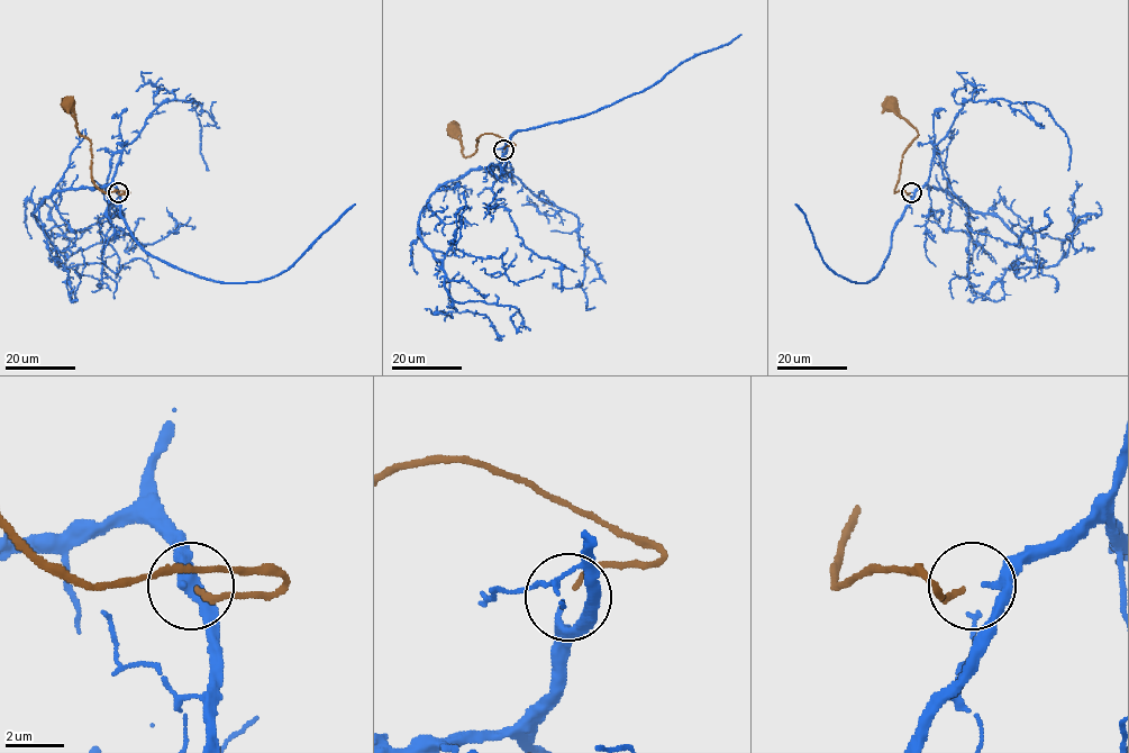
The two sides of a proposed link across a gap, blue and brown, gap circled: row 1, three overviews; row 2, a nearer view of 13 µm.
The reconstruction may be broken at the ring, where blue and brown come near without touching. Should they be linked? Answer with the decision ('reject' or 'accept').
accept

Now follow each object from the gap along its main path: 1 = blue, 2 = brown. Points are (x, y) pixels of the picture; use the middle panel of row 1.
1: (503, 151), (419, 214), (442, 263), (451, 250), (502, 256), (504, 273), (480, 270)
2: (503, 148), (515, 144), (493, 134), (483, 134), (477, 138), (476, 151), (465, 156), (453, 128)

